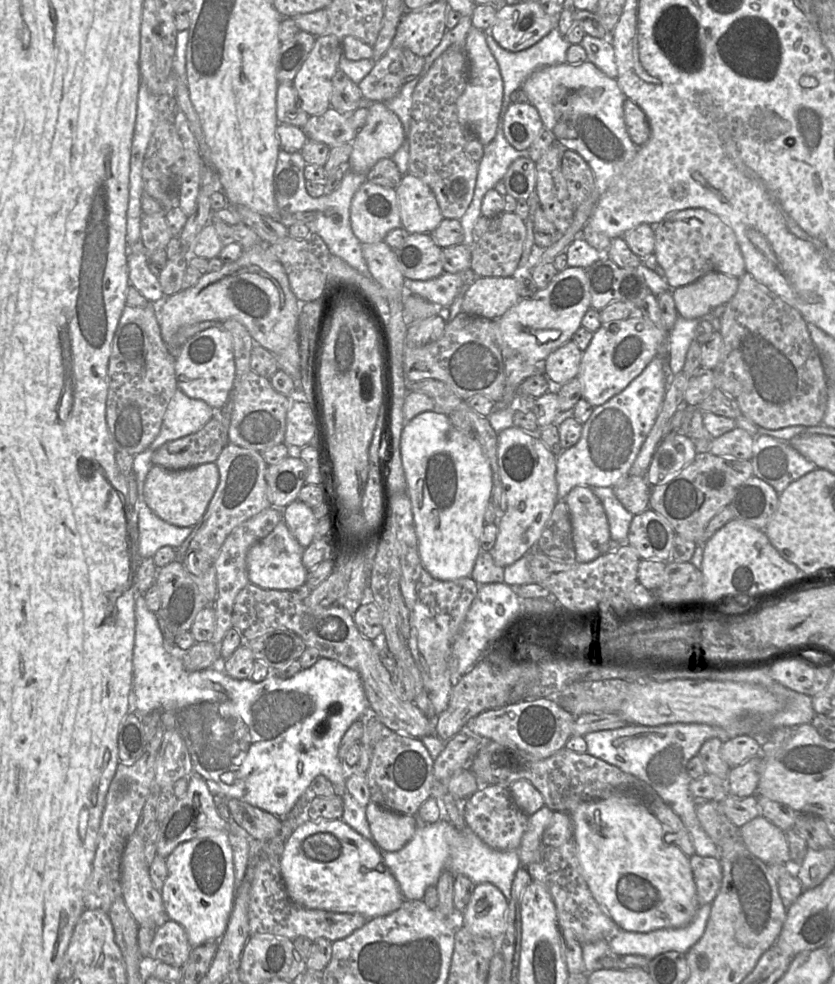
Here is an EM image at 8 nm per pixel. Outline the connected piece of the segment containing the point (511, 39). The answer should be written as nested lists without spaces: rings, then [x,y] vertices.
[[[538,1],[497,7],[492,35],[502,48],[510,52],[530,48],[558,26],[558,16],[548,15]]]

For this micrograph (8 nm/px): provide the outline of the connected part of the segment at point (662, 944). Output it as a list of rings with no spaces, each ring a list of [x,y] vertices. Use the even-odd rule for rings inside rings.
[[[711,903],[699,906],[693,920],[680,928],[645,933],[617,929],[608,939],[609,948],[617,956],[641,955],[650,960],[670,951],[686,954],[702,937],[710,912]]]

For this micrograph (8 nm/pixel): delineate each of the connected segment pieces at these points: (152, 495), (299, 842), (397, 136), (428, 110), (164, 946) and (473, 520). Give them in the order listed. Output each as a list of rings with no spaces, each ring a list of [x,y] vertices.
[[[206,463],[185,470],[167,470],[152,466],[144,484],[147,506],[162,520],[179,527],[194,527],[207,510],[219,482],[215,463]]]
[[[342,819],[309,820],[296,827],[283,846],[279,862],[281,875],[290,899],[307,909],[355,913],[372,919],[396,911],[405,900],[395,878],[373,844]]]
[[[384,102],[368,106],[366,124],[352,141],[348,166],[353,172],[367,174],[383,158],[391,158],[404,141],[403,125],[399,117]]]
[[[451,45],[436,59],[425,77],[415,87],[412,96],[408,173],[418,177],[431,188],[443,217],[448,219],[460,220],[469,207],[485,147],[477,136],[458,119],[456,103],[463,94],[468,80],[469,63],[464,47]]]
[[[167,920],[156,929],[148,957],[181,968],[191,951],[185,929],[176,921]]]
[[[425,411],[405,424],[400,439],[400,453],[407,482],[407,494],[411,500],[414,527],[418,539],[418,552],[424,568],[434,579],[439,581],[453,581],[471,577],[476,559],[480,553],[480,539],[486,524],[484,519],[485,510],[488,502],[490,502],[491,491],[493,489],[492,471],[481,446],[473,435],[466,435],[455,428],[448,415],[435,411]]]

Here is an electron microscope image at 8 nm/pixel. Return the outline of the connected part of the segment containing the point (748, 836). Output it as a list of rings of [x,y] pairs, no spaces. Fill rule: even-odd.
[[[762,815],[739,829],[748,850],[764,863],[787,863],[791,860],[785,832]]]

